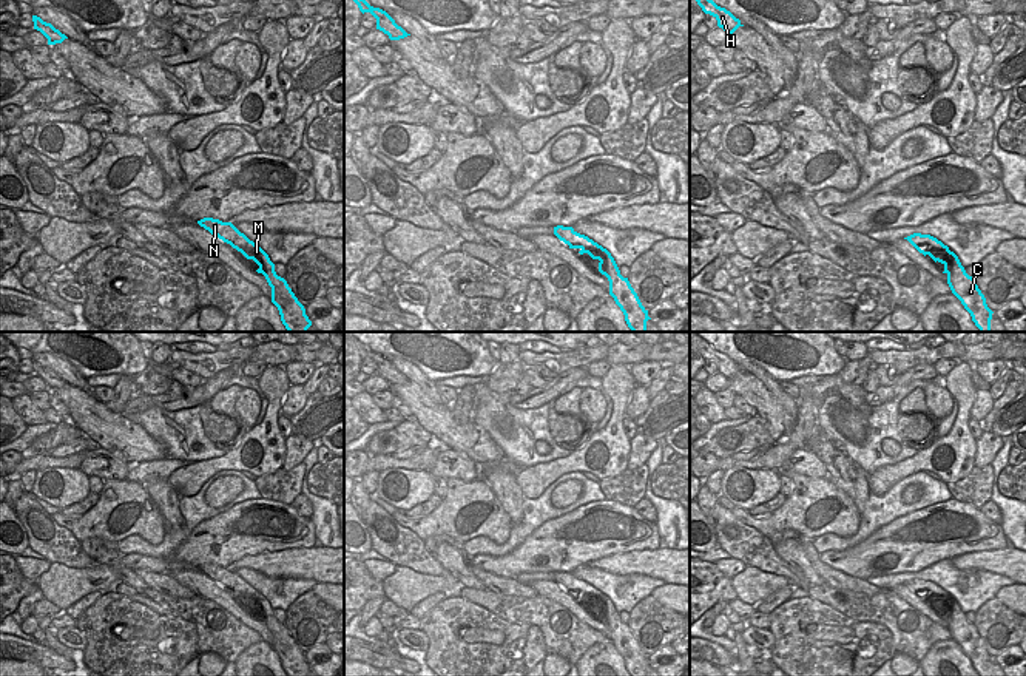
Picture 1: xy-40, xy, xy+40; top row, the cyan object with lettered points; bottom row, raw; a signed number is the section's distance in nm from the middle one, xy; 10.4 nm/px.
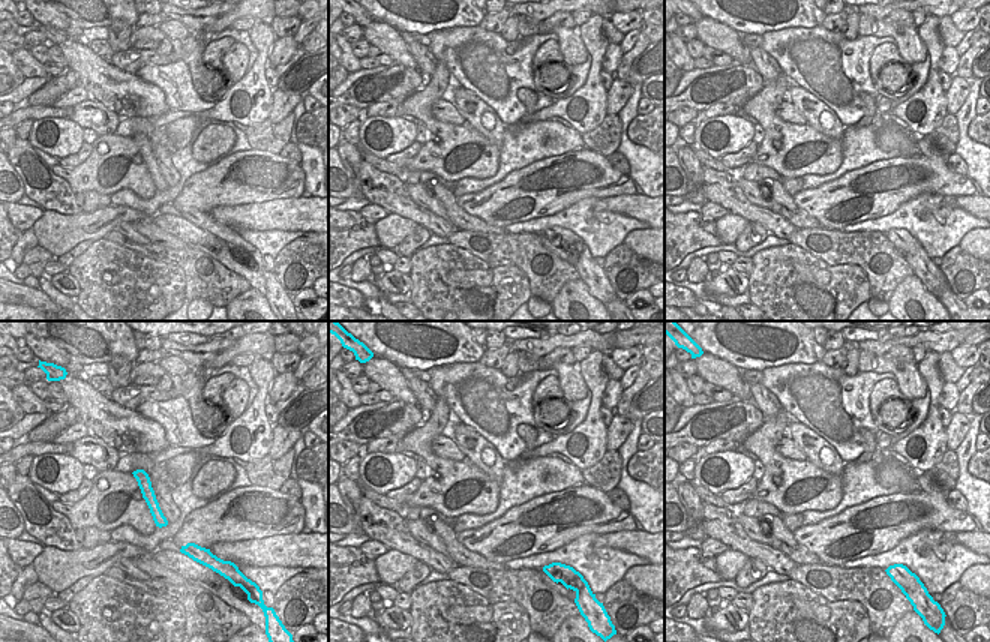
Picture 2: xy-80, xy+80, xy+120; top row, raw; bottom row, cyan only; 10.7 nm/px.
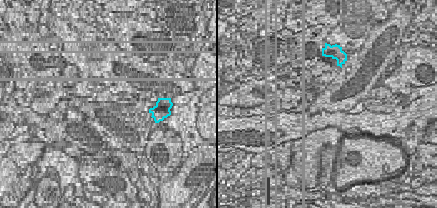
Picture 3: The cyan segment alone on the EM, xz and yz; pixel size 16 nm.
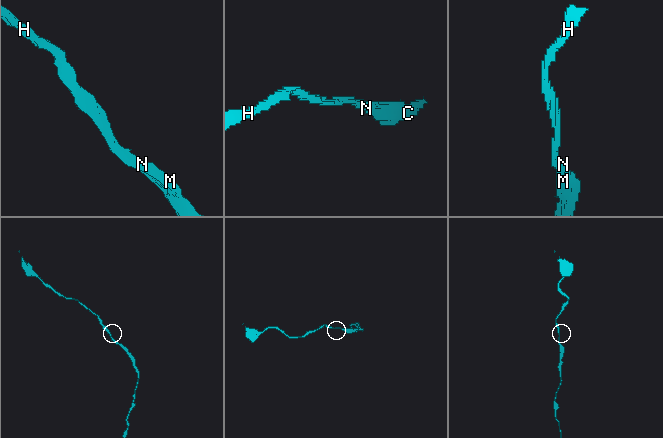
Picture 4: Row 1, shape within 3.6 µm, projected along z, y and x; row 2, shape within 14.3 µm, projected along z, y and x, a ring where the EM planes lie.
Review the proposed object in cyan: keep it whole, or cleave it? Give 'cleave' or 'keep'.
keep

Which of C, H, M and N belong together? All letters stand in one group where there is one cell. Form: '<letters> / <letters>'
C H M N

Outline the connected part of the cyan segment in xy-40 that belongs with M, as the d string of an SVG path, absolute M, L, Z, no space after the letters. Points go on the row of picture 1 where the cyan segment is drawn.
M204 218L197 224L241 252L247 259L253 259L259 265L256 272L262 273L272 287L272 303L278 307L285 329L289 332L307 332L312 321L305 315L304 306L298 301L287 281L276 275L275 264L261 247L241 233L231 222Z

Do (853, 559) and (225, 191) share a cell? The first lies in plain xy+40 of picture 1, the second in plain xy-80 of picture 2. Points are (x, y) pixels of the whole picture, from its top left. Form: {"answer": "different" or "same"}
{"answer": "same"}

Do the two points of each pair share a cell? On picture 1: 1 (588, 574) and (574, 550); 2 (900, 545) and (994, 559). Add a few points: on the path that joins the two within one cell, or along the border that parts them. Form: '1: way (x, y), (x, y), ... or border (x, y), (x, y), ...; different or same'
1: border (587, 564), (571, 571); different
2: border (997, 548), (961, 553), (951, 559); different

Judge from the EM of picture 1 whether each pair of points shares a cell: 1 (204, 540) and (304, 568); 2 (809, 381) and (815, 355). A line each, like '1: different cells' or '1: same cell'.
1: different cells
2: different cells

